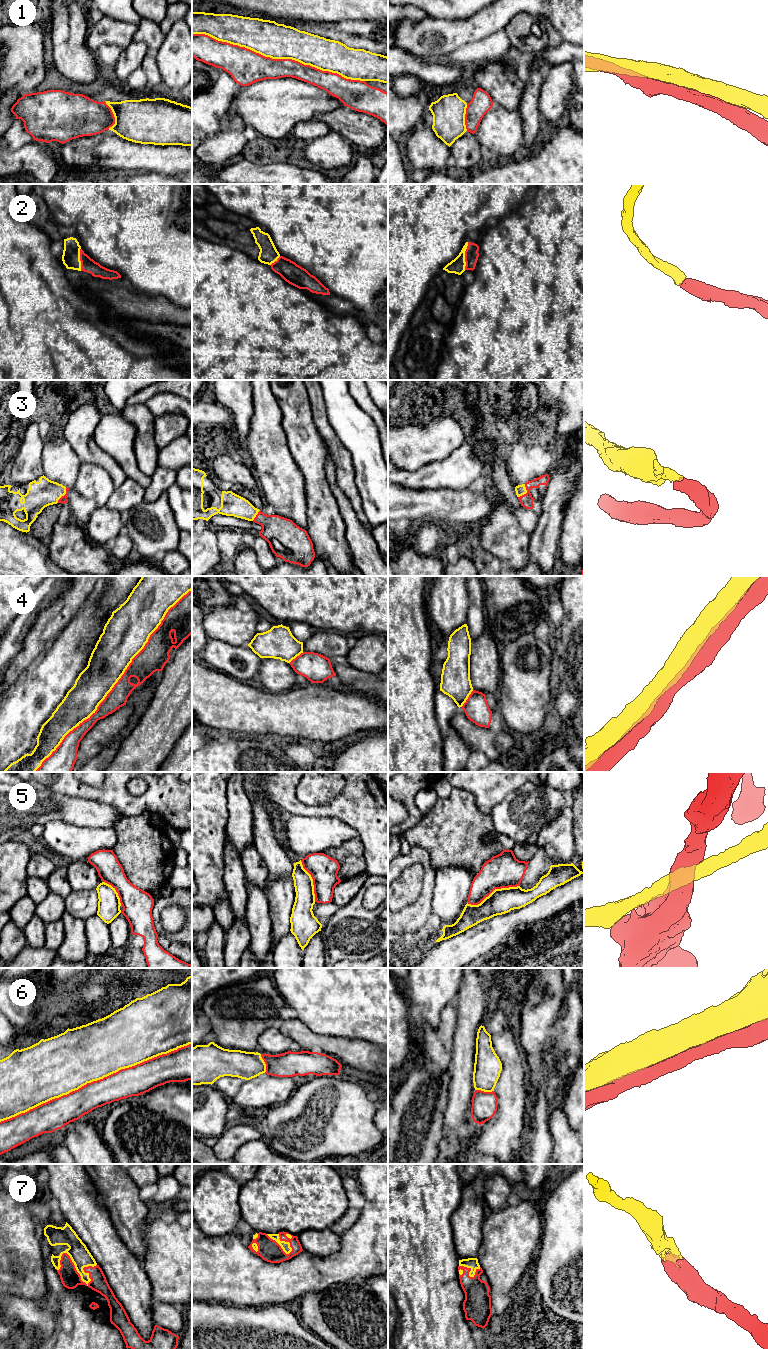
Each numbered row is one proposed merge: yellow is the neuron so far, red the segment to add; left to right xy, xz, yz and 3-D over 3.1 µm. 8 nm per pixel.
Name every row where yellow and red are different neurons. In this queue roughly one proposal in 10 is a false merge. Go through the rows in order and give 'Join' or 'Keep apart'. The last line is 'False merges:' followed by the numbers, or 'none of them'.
1: Join
2: Join
3: Join
4: Join
5: Join
6: Join
7: Join
False merges: none of them

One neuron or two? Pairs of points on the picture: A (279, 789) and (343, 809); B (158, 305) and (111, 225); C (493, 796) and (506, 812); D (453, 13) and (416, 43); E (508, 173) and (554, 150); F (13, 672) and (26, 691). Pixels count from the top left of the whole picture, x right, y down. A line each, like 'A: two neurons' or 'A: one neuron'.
A: one neuron
B: two neurons
C: two neurons
D: two neurons
E: one neuron
F: two neurons

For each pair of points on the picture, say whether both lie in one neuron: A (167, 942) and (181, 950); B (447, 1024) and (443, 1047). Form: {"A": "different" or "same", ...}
{"A": "same", "B": "same"}

